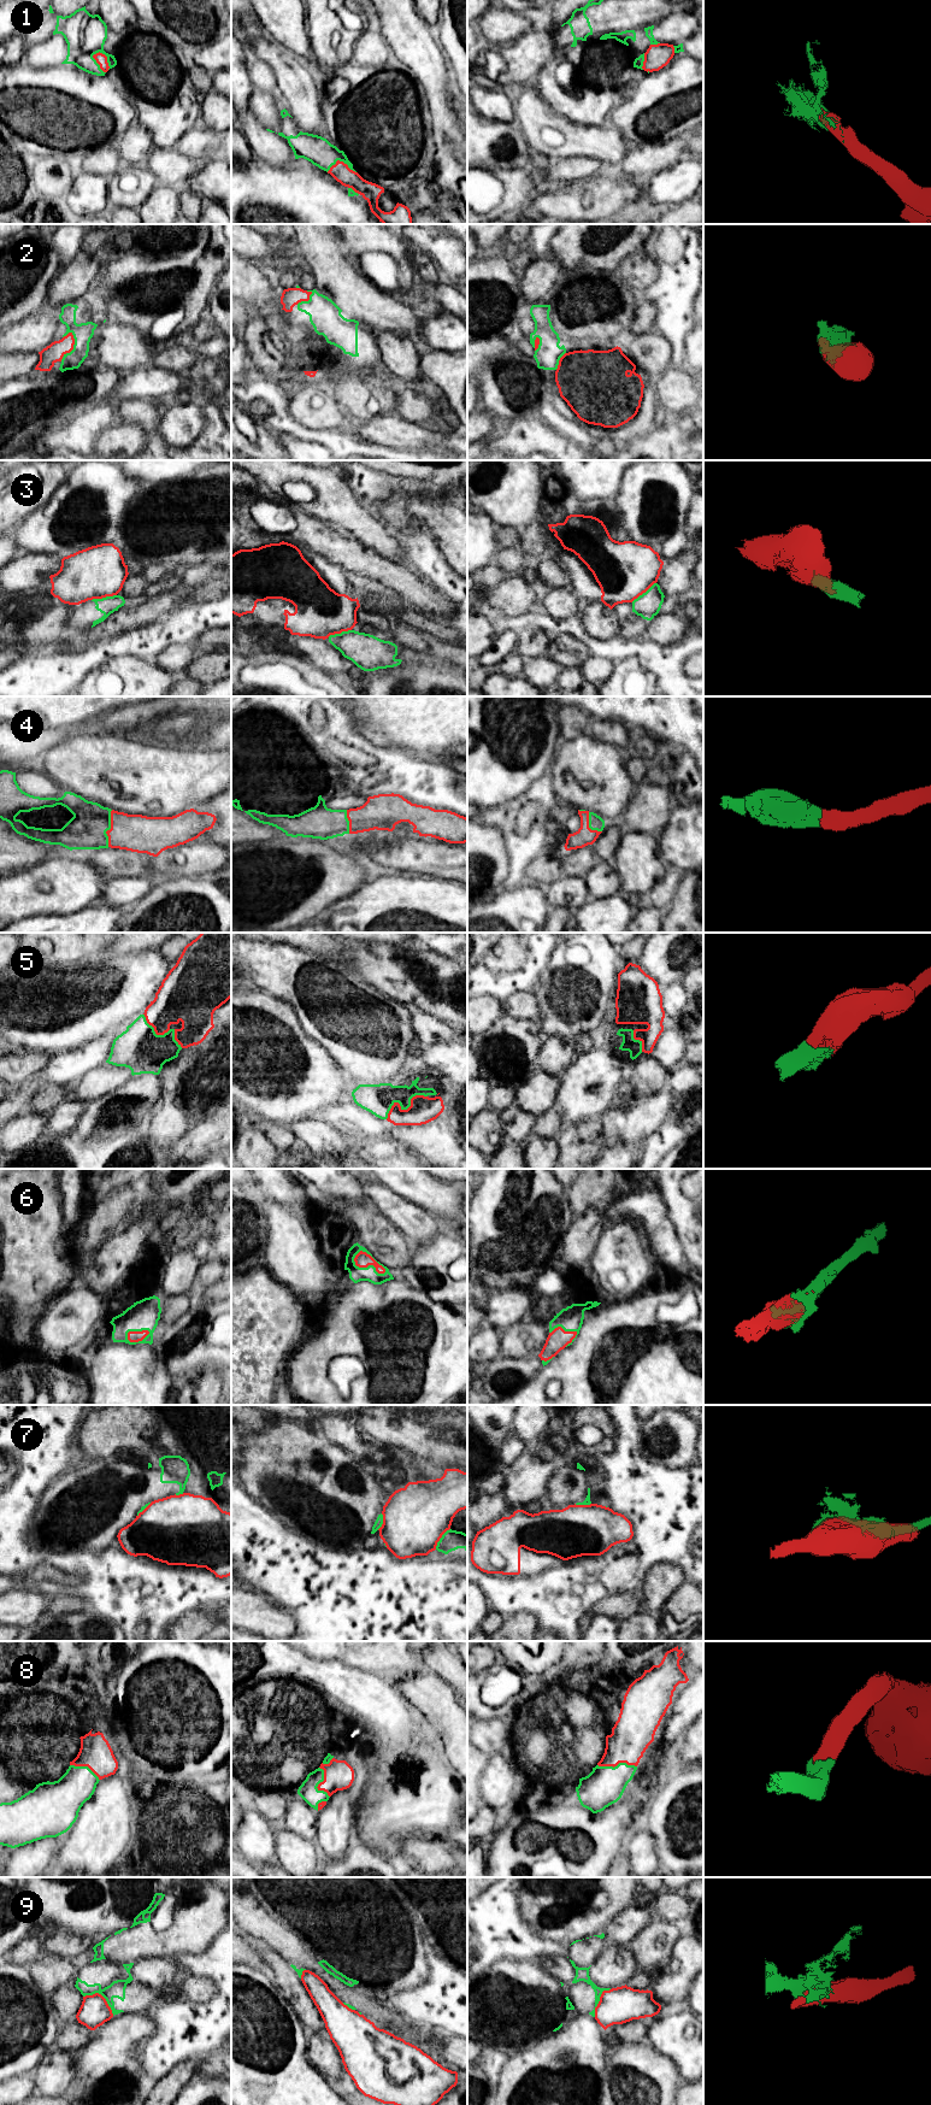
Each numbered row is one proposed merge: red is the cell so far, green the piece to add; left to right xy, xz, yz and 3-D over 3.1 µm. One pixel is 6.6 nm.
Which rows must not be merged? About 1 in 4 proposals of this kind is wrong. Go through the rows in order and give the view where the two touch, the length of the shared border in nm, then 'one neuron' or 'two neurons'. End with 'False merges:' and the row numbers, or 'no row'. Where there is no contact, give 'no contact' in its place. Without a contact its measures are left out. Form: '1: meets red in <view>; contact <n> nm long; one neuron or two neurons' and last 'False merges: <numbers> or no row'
1: meets red in xy; contact 160 nm long; one neuron
2: meets red in xy; contact 220 nm long; one neuron
3: meets red in xy; contact 170 nm long; two neurons
4: meets red in xy; contact 260 nm long; one neuron
5: meets red in xz; contact 320 nm long; one neuron
6: meets red in xz; contact 240 nm long; one neuron
7: meets red in xz; contact 170 nm long; two neurons
8: meets red in yz; contact 260 nm long; one neuron
9: meets red in xy; contact 240 nm long; two neurons
False merges: 3, 7, 9

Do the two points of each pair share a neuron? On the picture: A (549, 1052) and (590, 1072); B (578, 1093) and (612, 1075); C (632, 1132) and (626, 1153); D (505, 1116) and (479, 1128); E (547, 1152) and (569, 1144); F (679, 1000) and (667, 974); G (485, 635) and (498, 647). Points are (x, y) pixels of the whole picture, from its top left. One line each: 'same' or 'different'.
A: different
B: same
C: different
D: different
E: different
F: different
G: different

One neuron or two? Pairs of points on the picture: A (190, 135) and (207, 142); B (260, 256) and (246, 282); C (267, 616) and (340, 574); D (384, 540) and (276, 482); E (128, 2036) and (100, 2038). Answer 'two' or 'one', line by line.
A: one
B: two
C: one
D: one
E: one

